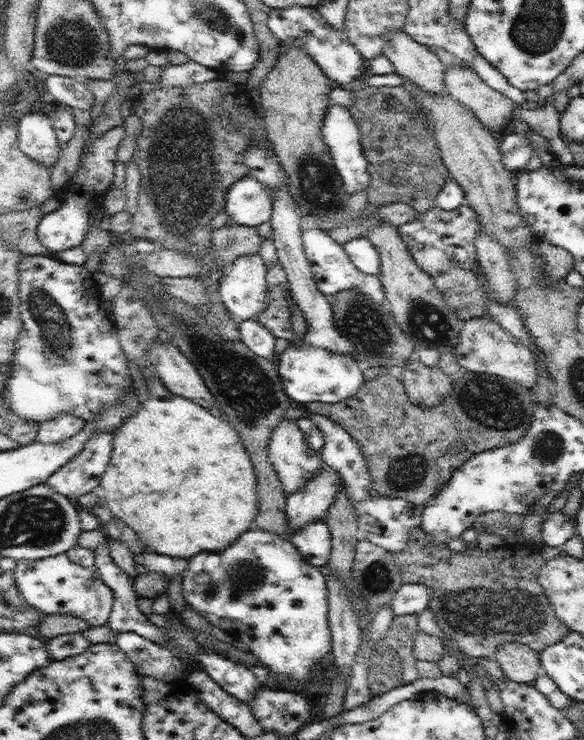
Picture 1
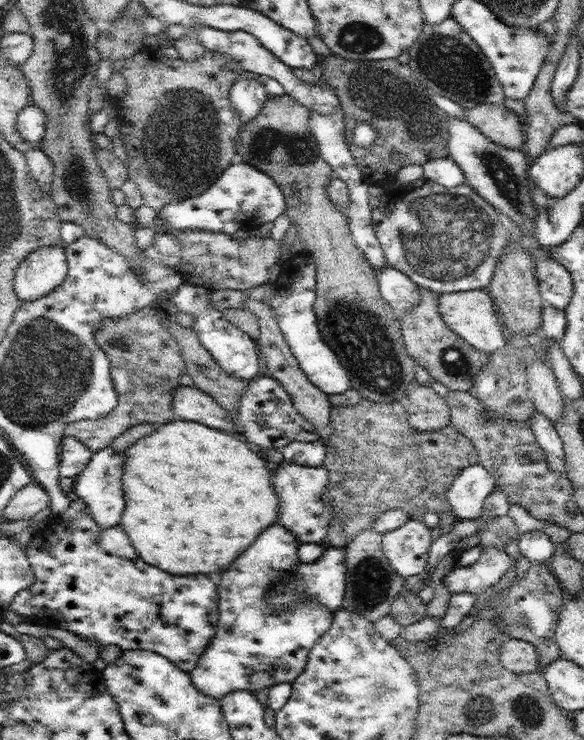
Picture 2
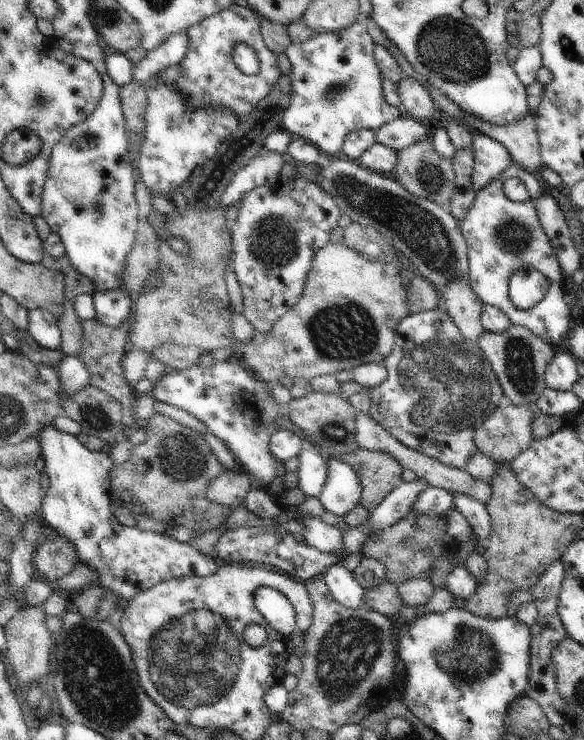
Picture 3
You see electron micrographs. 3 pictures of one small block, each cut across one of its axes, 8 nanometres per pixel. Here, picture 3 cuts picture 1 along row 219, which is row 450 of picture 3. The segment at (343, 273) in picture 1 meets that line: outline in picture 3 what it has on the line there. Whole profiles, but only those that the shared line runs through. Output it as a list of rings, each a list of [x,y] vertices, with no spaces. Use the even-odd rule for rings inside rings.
[[[305,446],[298,456],[298,478],[297,487],[302,490],[304,496],[319,498],[326,486],[328,478],[328,462],[322,452],[316,448]]]

